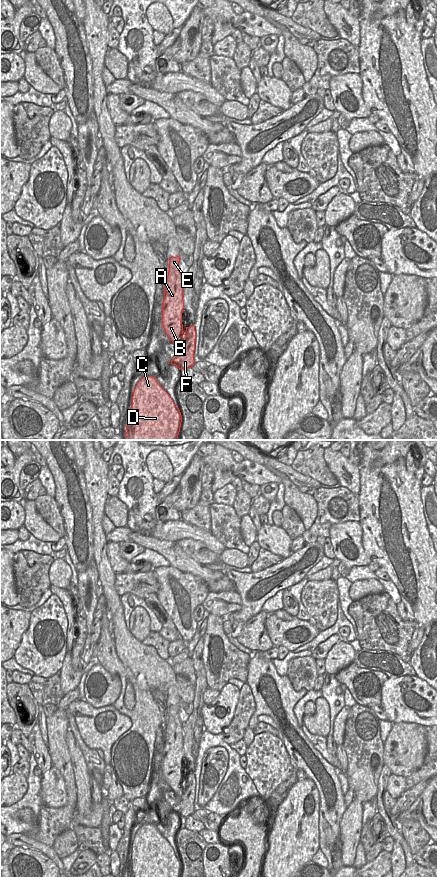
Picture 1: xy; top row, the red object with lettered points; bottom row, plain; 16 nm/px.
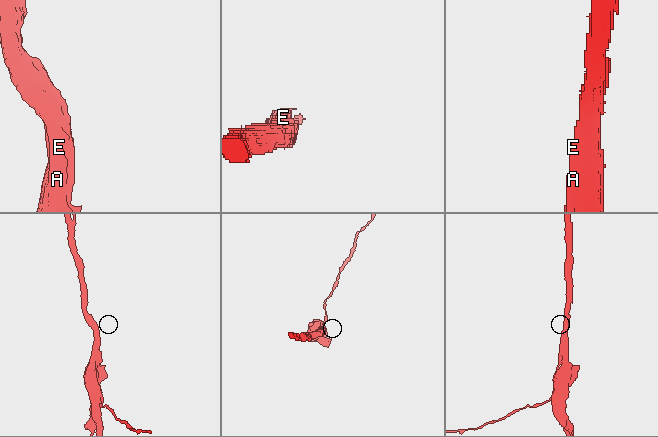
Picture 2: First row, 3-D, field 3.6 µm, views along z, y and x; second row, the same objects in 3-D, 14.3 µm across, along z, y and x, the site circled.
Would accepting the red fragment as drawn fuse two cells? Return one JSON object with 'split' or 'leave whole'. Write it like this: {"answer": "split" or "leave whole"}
{"answer": "split"}

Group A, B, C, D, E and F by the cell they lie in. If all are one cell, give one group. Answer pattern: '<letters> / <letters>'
A B C D E / F

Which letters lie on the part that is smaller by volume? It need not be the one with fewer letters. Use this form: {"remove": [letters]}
{"remove": ["F"]}

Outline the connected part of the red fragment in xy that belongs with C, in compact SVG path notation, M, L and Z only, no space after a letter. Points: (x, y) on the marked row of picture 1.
M144 376L136 385L132 406L128 410L125 440L177 440L182 422L181 412L172 398L153 376Z

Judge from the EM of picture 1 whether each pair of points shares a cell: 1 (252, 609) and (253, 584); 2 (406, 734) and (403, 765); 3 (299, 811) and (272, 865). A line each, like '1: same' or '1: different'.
1: same
2: same
3: same

